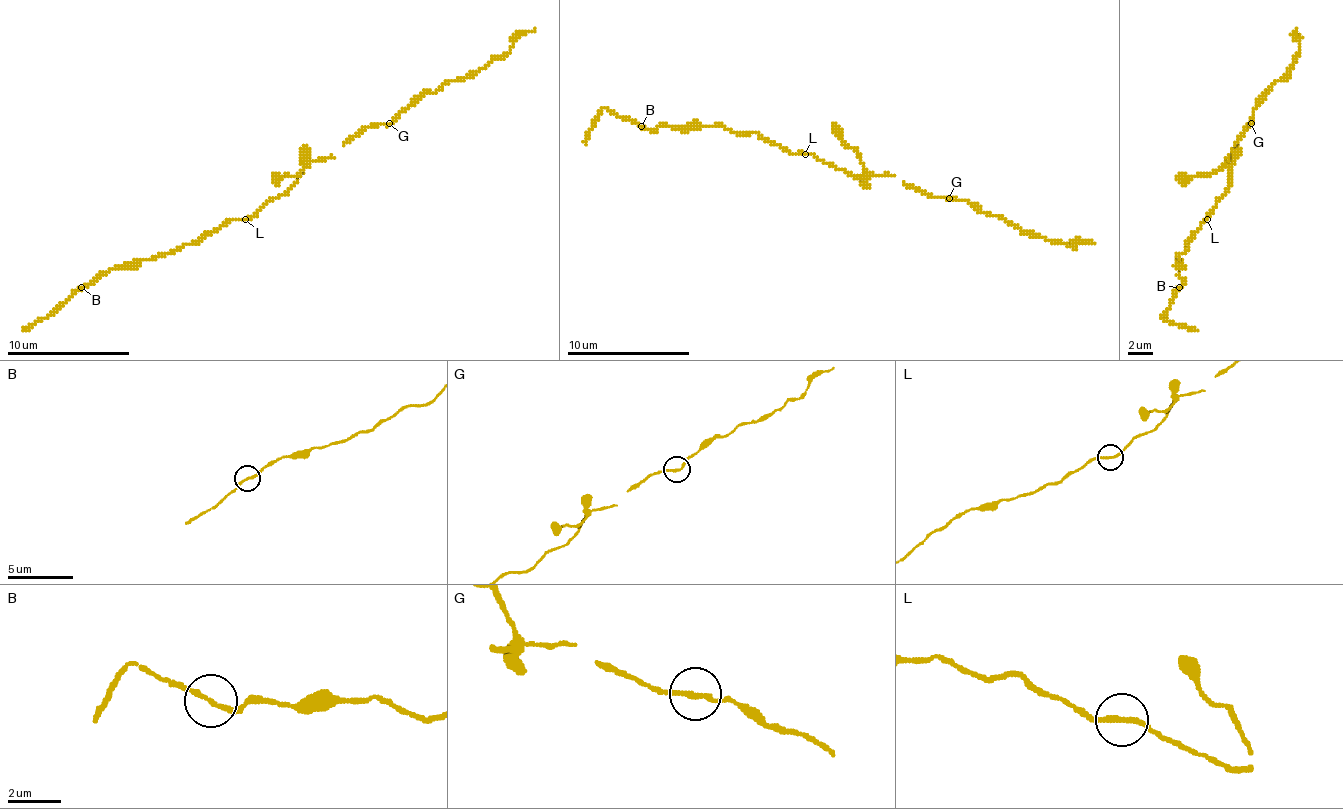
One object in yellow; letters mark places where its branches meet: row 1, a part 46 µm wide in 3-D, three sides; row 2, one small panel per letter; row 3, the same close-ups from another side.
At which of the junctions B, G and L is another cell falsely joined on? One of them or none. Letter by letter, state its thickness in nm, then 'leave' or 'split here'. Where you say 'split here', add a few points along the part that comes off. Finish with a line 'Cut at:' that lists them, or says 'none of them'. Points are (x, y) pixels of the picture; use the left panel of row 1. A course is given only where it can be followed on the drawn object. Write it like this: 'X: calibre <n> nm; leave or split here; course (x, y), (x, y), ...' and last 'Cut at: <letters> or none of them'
B: calibre 180 nm; leave
G: calibre 190 nm; split here; course (390, 124), (427, 93), (488, 65), (535, 28)
L: calibre 190 nm; leave
Cut at: G

